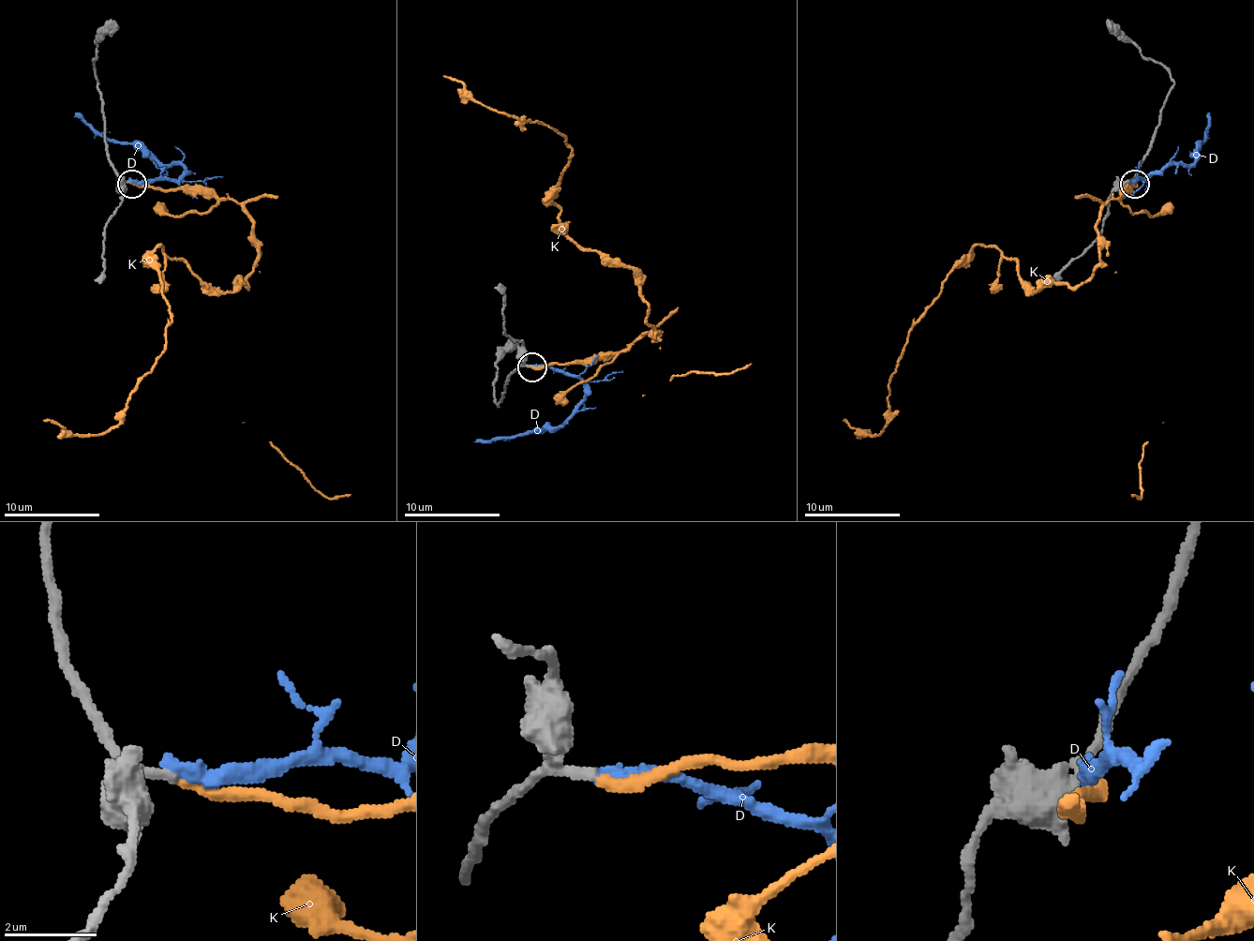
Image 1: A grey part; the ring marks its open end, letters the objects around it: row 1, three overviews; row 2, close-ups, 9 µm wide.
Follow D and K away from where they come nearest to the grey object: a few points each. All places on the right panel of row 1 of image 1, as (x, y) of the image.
D: (1134, 181), (1143, 181), (1175, 164), (1194, 161), (1208, 113)
K: (1134, 183), (1096, 224), (1086, 281), (1034, 291), (1014, 260), (976, 246), (911, 329), (880, 432), (843, 421)

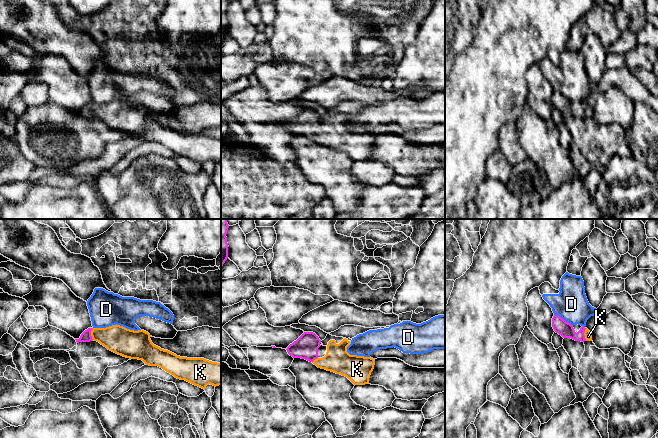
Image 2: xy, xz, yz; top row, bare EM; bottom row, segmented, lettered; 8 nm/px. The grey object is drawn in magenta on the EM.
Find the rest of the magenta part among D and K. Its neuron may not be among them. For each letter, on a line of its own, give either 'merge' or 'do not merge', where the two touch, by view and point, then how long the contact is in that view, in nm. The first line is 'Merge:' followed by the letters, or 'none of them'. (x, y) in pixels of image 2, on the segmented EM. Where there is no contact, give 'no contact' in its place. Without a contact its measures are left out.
Merge: K
D: do not merge | yz (563, 319) | 180 nm
K: merge | xy (90, 334) | 100 nm

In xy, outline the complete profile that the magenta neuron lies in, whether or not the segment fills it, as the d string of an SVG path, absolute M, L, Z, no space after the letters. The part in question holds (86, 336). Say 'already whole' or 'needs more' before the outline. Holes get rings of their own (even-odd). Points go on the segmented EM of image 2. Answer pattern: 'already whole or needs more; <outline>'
needs more; M116 324L106 328L88 328L75 340L77 343L97 341L118 355L158 366L175 378L204 390L209 384L221 385L221 363L177 356L154 345L150 337L144 330L134 331Z

